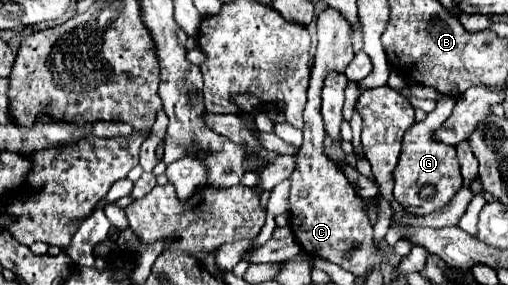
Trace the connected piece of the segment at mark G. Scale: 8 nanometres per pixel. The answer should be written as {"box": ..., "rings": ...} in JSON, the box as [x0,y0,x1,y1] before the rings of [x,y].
{"box":[393,97,463,215],"rings":[[[441,97],[437,101],[437,109],[427,113],[423,121],[413,123],[409,131],[403,137],[401,145],[401,155],[397,161],[397,167],[393,169],[395,177],[395,199],[413,215],[427,215],[433,211],[443,209],[463,187],[463,177],[459,171],[459,161],[457,161],[457,151],[455,147],[449,147],[441,141],[433,141],[433,131],[437,131],[445,119],[451,115],[455,107],[453,97]]]}

